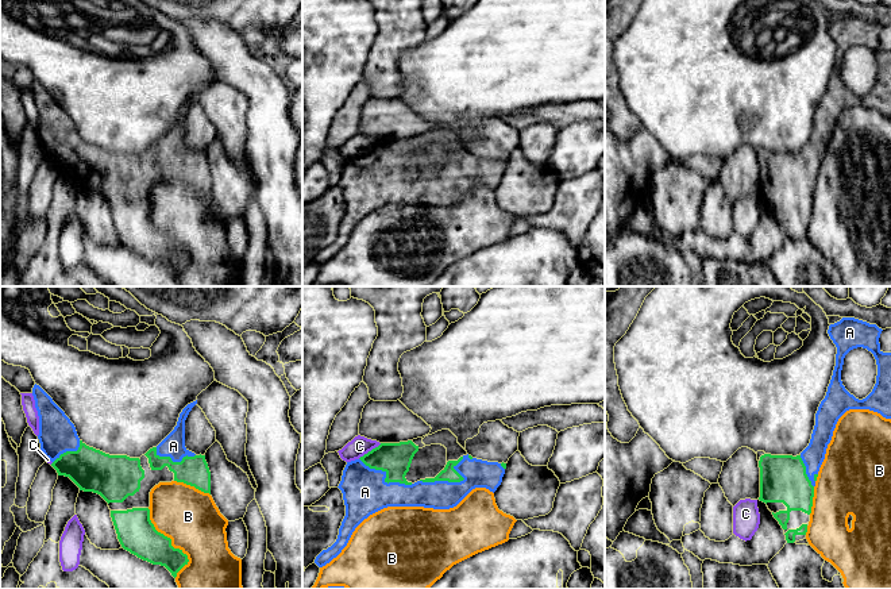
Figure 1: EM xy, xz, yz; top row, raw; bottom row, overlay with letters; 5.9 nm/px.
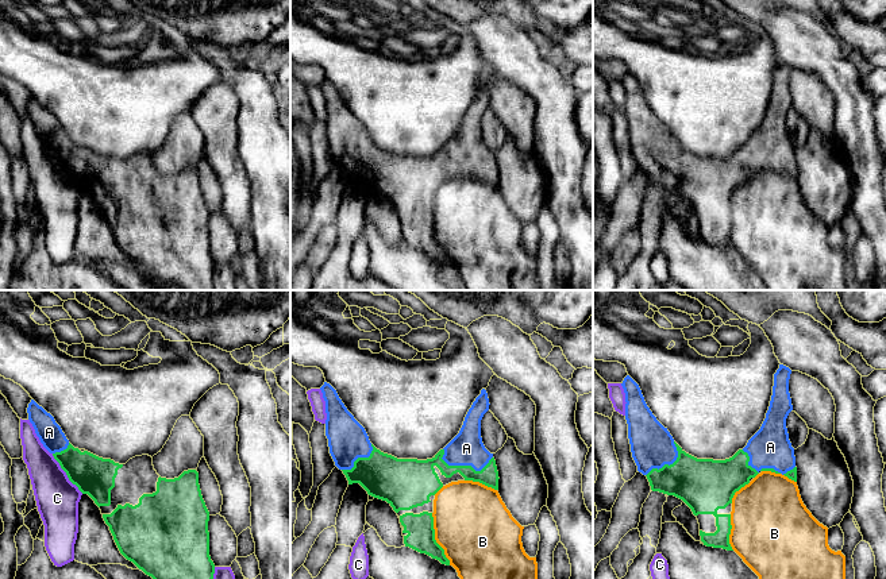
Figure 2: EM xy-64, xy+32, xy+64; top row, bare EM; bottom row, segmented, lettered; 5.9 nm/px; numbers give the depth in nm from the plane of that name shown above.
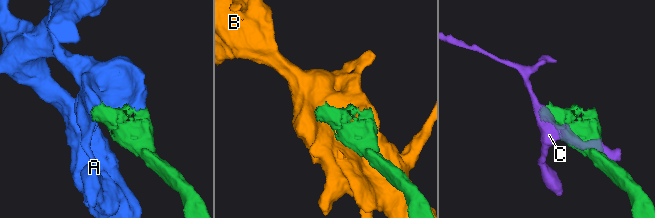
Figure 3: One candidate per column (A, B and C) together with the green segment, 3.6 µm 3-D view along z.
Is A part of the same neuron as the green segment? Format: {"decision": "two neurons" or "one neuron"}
{"decision": "one neuron"}

